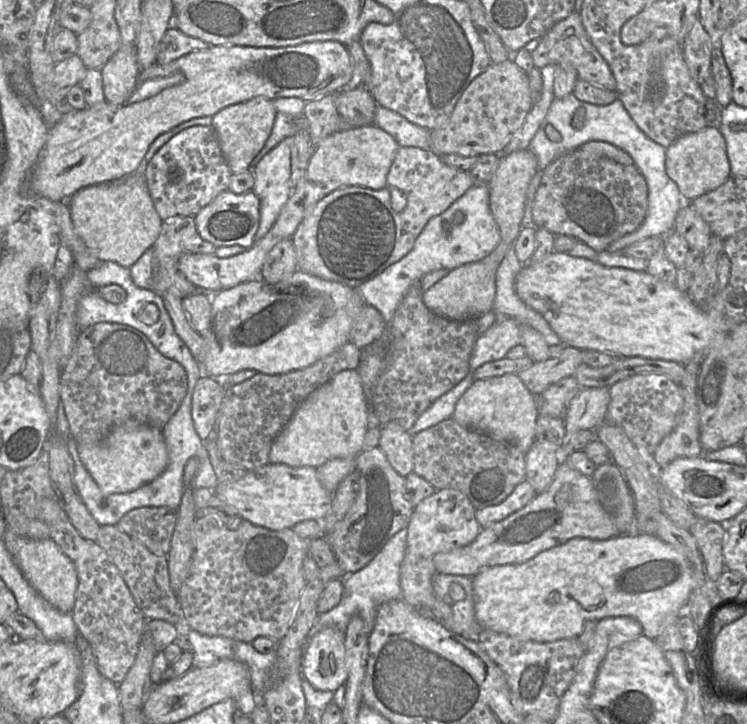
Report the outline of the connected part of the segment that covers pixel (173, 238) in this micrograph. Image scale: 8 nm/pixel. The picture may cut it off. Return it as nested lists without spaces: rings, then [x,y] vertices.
[[[176,216],[163,221],[158,238],[153,245],[153,282],[152,290],[161,296],[165,292],[174,292],[185,298],[196,292],[196,287],[178,268],[178,262],[183,254],[202,253],[214,254],[217,247],[204,240],[198,233],[194,216]]]

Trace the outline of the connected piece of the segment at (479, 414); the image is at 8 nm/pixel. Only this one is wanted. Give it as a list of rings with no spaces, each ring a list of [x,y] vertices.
[[[506,373],[474,380],[457,401],[452,418],[471,430],[513,444],[526,454],[535,441],[538,415],[536,396],[527,389],[517,373]]]

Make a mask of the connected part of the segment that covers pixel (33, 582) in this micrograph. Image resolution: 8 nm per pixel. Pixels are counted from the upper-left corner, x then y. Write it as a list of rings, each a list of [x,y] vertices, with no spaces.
[[[6,529],[2,539],[6,550],[30,586],[47,602],[61,612],[71,612],[78,585],[77,571],[73,562],[51,539],[20,537]]]

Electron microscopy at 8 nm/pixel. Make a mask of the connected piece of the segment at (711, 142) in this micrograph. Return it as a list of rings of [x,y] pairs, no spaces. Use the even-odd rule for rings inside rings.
[[[717,126],[687,133],[666,150],[665,169],[677,184],[684,202],[688,202],[722,185],[731,175],[726,141]]]

